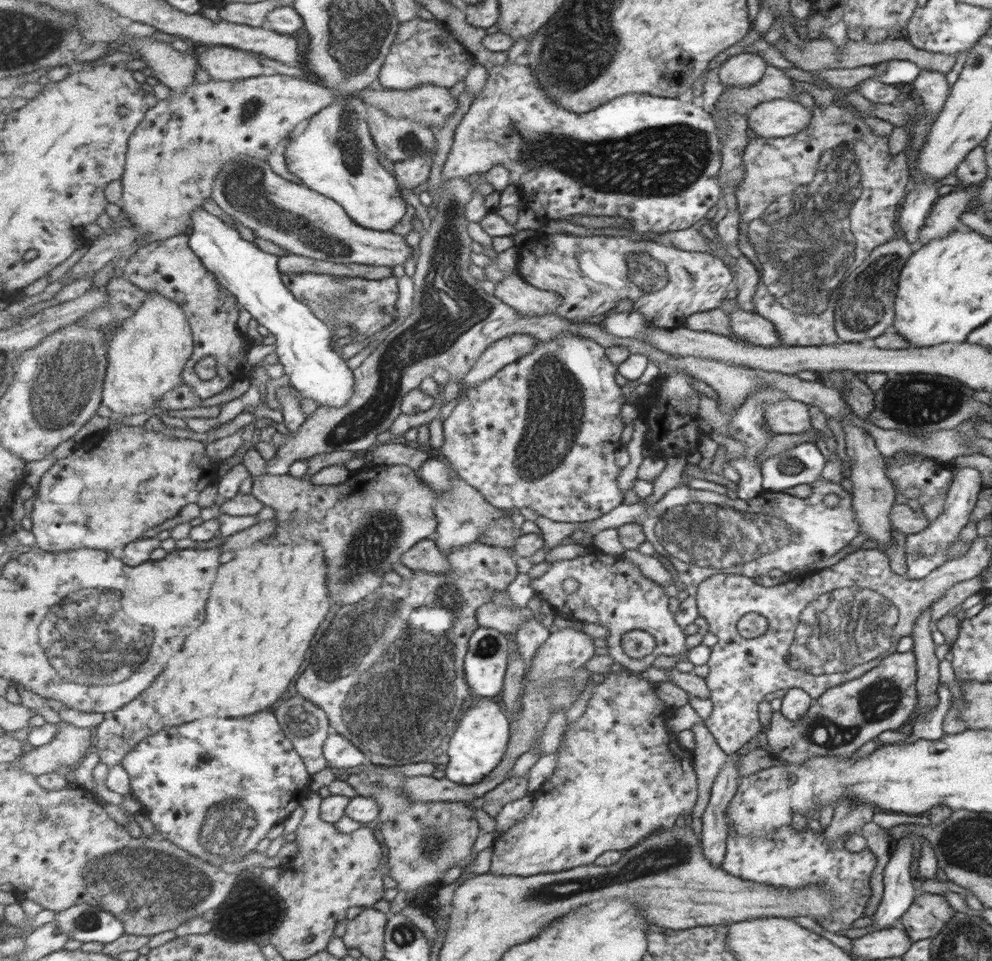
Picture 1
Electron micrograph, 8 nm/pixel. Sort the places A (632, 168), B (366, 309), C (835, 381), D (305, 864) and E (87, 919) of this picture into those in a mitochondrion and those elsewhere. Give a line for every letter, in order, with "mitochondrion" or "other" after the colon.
A: mitochondrion
B: mitochondrion
C: other
D: other
E: mitochondrion

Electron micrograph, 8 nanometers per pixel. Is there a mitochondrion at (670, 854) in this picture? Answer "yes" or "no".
yes

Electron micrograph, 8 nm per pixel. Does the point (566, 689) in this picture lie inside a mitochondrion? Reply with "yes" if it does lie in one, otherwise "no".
yes

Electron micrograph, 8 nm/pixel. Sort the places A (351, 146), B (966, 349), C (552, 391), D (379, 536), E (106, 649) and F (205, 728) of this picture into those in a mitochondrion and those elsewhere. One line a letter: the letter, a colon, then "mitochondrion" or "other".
A: mitochondrion
B: other
C: mitochondrion
D: mitochondrion
E: mitochondrion
F: other

